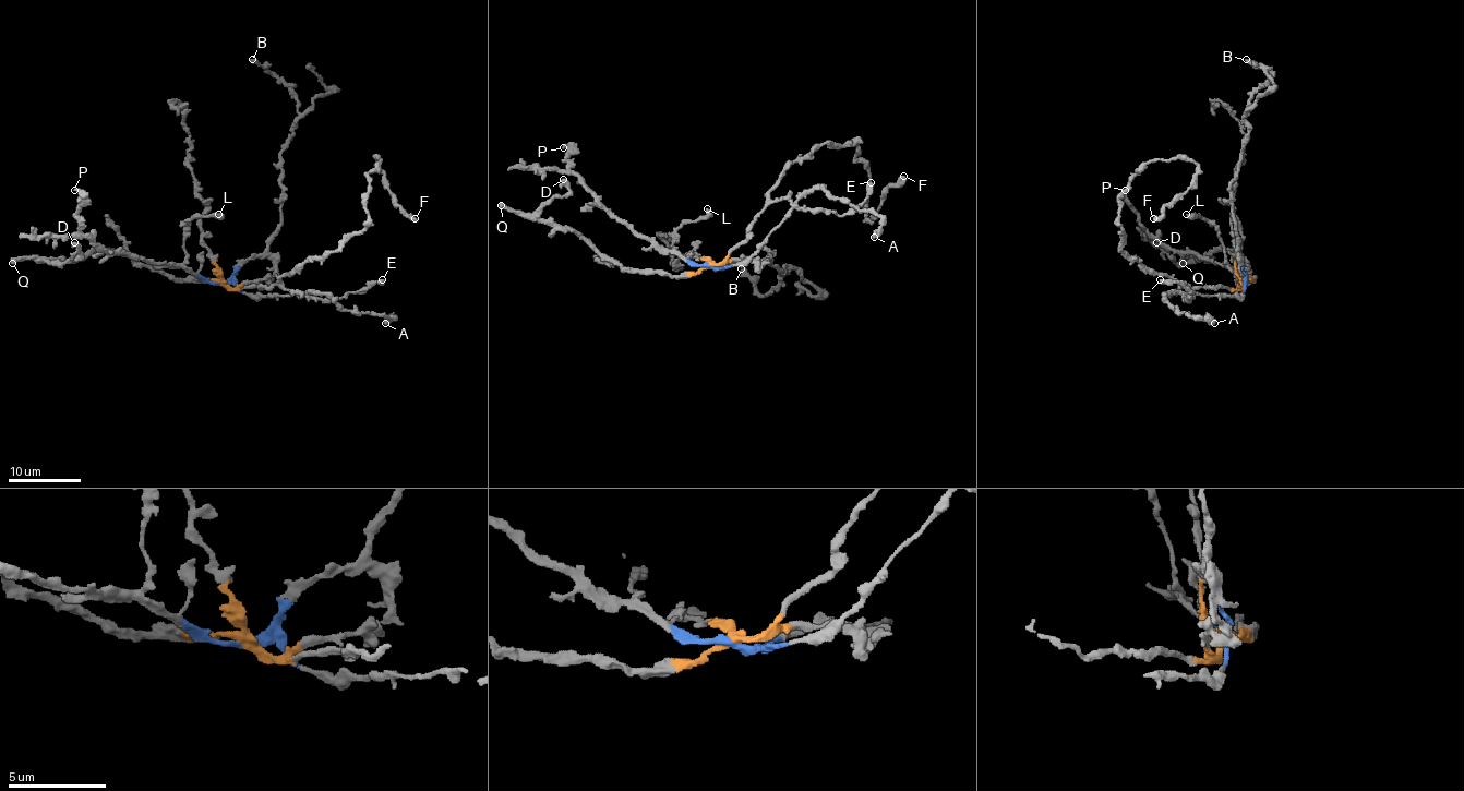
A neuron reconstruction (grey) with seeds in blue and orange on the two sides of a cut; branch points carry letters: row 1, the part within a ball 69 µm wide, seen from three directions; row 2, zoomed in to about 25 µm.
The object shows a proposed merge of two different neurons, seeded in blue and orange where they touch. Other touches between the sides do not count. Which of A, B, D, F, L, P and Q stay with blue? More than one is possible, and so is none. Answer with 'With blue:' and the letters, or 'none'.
With blue: A, B, L, P

